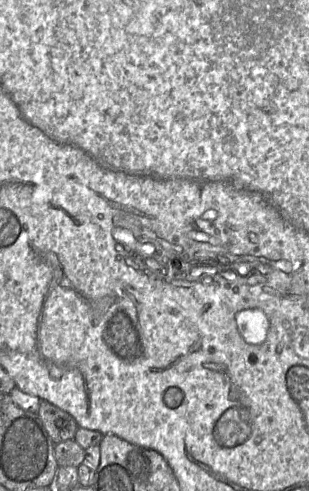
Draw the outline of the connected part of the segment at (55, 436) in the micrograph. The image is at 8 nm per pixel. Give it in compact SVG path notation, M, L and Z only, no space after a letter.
M41 400L37 414L55 445L74 439L79 426L68 412Z

